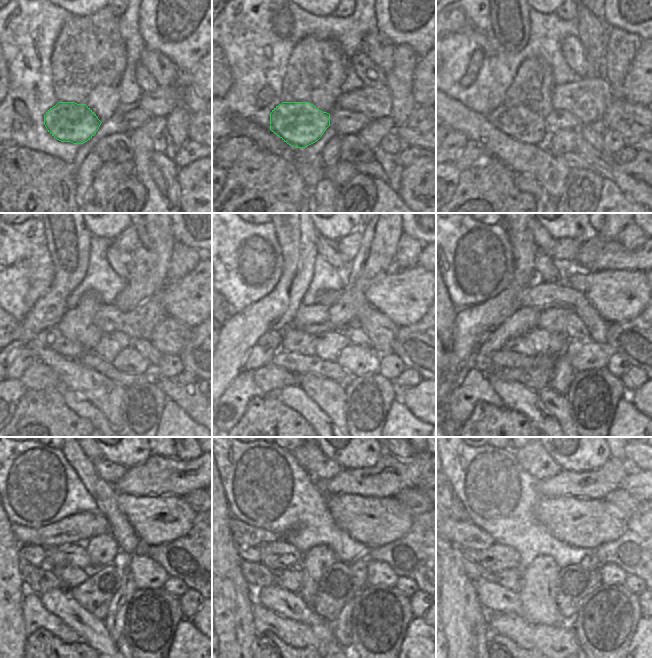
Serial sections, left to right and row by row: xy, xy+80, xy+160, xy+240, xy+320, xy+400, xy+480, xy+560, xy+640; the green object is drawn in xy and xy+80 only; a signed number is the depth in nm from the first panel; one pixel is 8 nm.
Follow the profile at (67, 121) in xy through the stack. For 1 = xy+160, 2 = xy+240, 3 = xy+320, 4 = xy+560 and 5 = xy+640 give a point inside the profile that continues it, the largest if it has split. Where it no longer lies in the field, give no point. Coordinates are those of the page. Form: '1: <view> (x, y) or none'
1: xy+160 (518, 122)
2: xy+240 (52, 338)
3: xy+320 (273, 339)
4: xy+560 (252, 553)
5: xy+640 (471, 554)

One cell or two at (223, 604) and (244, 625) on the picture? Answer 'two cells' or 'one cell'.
one cell

